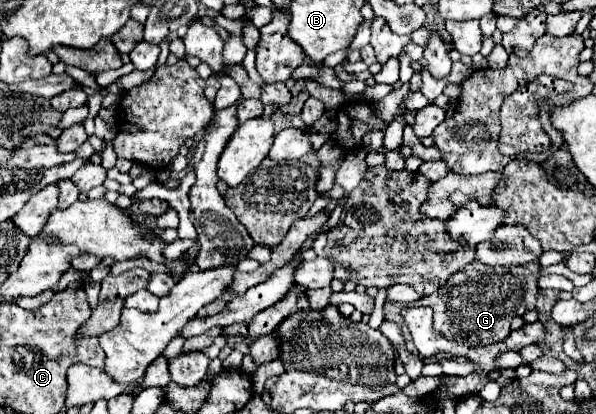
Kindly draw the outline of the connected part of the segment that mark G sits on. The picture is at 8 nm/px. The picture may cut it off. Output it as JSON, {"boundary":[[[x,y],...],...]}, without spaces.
{"boundary":[[[471,261],[441,285],[435,293],[424,296],[407,306],[429,306],[435,311],[435,329],[455,341],[471,343],[497,343],[509,337],[511,319],[521,317],[533,309],[533,301],[539,293],[539,263],[527,263],[519,267],[487,267],[479,261]]]}

